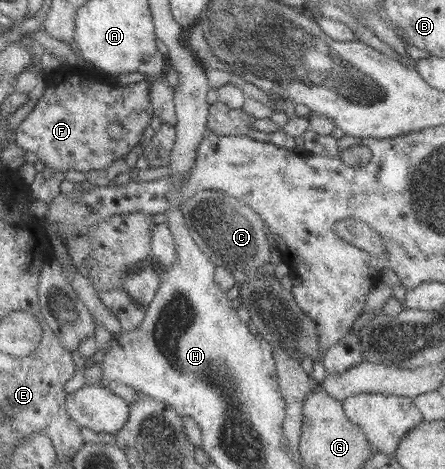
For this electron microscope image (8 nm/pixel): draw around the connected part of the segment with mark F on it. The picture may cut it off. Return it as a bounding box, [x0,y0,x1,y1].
[16,74,155,173]

